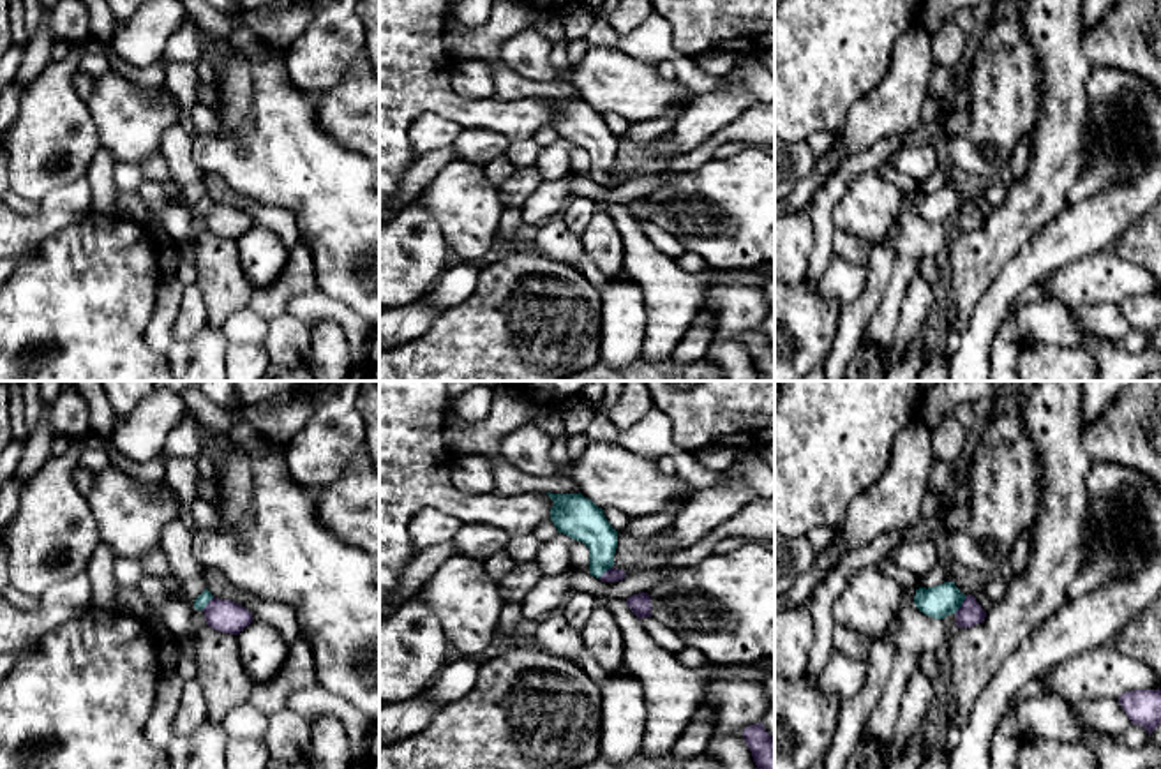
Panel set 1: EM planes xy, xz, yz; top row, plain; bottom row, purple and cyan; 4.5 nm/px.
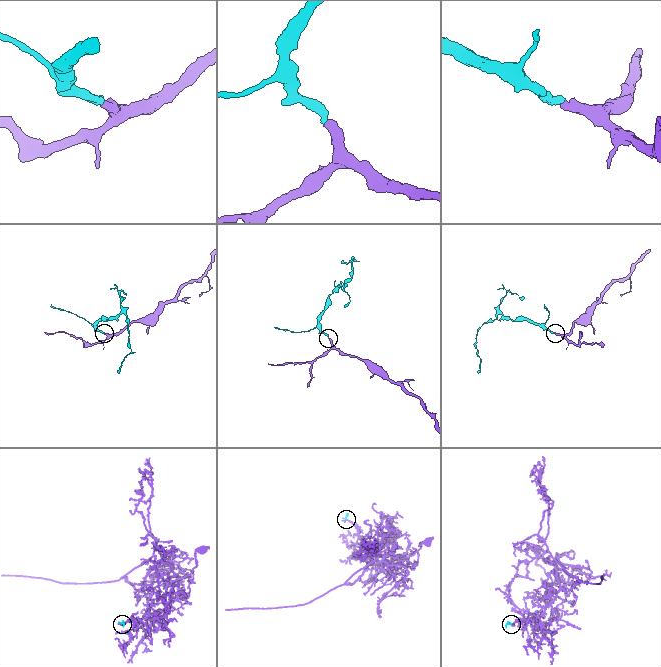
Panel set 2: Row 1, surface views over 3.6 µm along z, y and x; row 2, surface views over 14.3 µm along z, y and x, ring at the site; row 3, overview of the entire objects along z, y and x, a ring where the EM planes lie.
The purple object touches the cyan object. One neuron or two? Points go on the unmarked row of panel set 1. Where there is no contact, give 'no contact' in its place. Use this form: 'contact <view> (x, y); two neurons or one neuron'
contact yz (962, 210); one neuron

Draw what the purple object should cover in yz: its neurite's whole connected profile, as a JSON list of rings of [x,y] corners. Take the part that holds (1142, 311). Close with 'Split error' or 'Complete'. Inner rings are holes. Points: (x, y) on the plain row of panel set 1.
[[[1135,295],[1119,302],[1119,309],[1133,330],[1142,330],[1149,340],[1161,330],[1161,295]]]. Complete

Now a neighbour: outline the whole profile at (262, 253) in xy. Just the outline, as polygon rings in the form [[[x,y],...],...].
[[[252,224],[236,240],[236,245],[242,270],[256,287],[272,284],[289,258],[282,240],[272,229],[258,224]]]

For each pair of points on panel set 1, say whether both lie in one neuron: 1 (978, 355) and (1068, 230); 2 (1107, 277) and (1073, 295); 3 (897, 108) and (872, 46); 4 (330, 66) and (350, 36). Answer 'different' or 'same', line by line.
1: same
2: same
3: different
4: same

